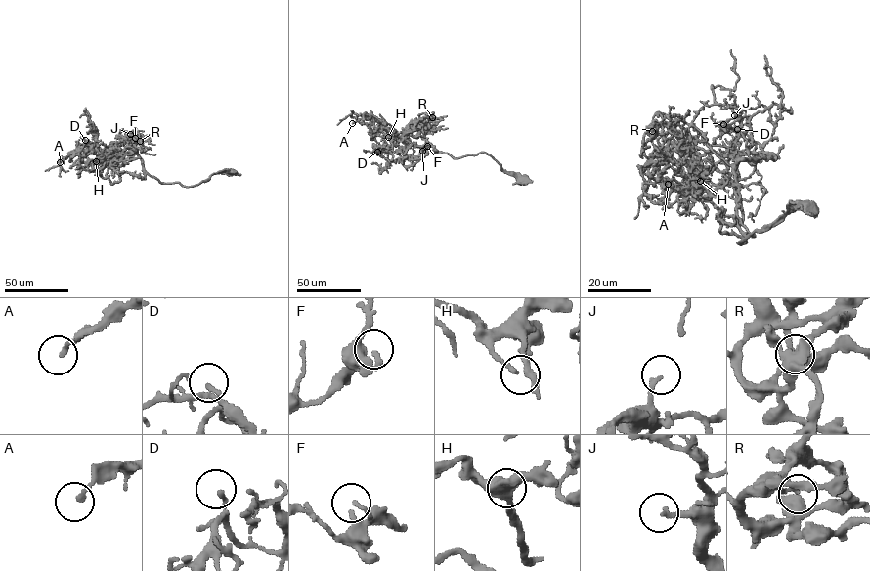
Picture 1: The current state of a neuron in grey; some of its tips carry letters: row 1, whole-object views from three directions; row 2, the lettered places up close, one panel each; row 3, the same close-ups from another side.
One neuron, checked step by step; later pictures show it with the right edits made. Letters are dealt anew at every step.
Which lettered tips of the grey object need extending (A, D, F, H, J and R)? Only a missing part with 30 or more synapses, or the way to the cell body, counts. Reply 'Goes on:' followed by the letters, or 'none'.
Goes on: J

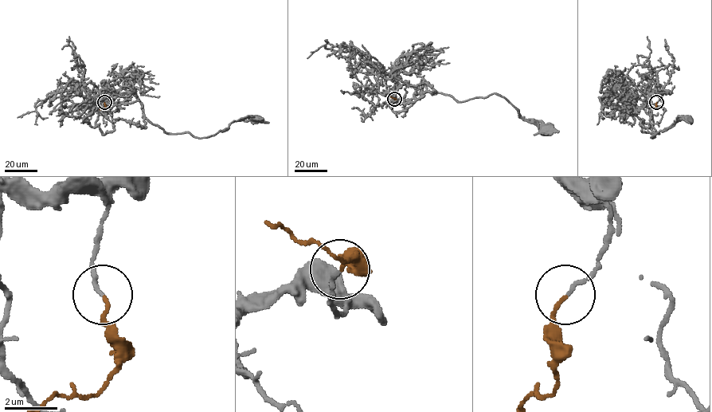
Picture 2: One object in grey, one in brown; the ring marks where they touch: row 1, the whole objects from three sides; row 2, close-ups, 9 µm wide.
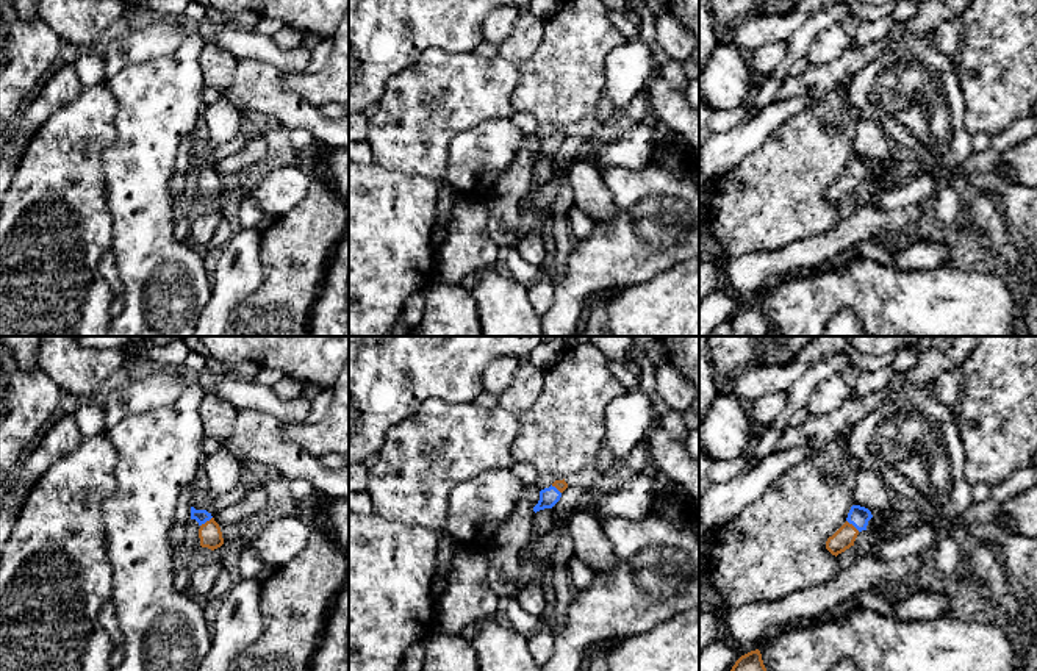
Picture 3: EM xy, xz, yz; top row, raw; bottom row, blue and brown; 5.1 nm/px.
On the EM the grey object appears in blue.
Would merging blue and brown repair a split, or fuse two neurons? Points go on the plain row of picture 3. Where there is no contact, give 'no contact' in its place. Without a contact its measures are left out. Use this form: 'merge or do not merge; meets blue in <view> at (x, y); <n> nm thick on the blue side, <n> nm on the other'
merge; meets blue in yz at (853, 174); 110 nm thick on the blue side, 110 nm on the other

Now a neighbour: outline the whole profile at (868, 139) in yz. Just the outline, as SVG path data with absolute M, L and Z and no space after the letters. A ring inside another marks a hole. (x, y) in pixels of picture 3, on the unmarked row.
M841 106L837 114L841 124L851 124L848 135L856 155L865 156L873 163L885 160L893 152L893 145L874 120L862 116L854 117L848 106Z

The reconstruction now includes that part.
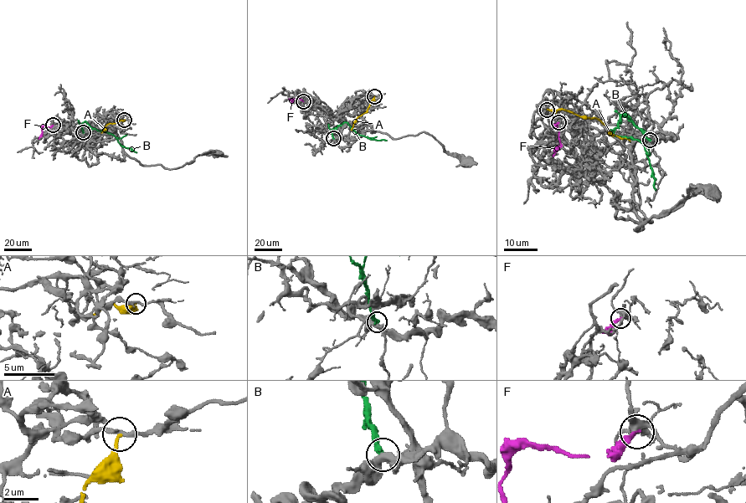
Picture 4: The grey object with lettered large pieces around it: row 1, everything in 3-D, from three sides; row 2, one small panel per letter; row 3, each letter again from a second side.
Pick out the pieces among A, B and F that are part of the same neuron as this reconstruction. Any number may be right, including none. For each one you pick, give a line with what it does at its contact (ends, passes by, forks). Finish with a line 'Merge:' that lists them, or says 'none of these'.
Merge: none of these

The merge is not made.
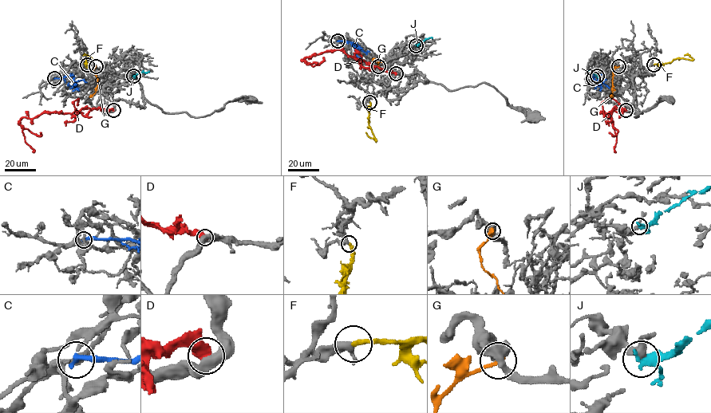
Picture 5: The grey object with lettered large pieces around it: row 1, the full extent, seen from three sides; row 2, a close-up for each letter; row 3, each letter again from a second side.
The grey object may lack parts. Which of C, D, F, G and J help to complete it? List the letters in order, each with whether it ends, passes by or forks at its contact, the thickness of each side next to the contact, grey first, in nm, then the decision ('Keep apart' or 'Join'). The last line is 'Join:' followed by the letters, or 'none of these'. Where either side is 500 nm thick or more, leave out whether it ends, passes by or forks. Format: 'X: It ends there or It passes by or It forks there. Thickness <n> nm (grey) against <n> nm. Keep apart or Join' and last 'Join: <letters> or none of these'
C: It ends there. Thickness 260 nm (grey) against 320 nm. Keep apart
D: Thickness 480 nm (grey) against 550 nm. Keep apart
F: It ends there. Thickness 280 nm (grey) against 280 nm. Join
G: Thickness 550 nm (grey) against 170 nm. Keep apart
J: It passes by. Thickness 360 nm (grey) against 280 nm. Keep apart
Join: F

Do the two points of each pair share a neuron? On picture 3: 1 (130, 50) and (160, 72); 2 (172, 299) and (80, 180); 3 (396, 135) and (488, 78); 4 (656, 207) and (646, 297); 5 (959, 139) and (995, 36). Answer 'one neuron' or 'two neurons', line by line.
1: two neurons
2: two neurons
3: one neuron
4: two neurons
5: two neurons

